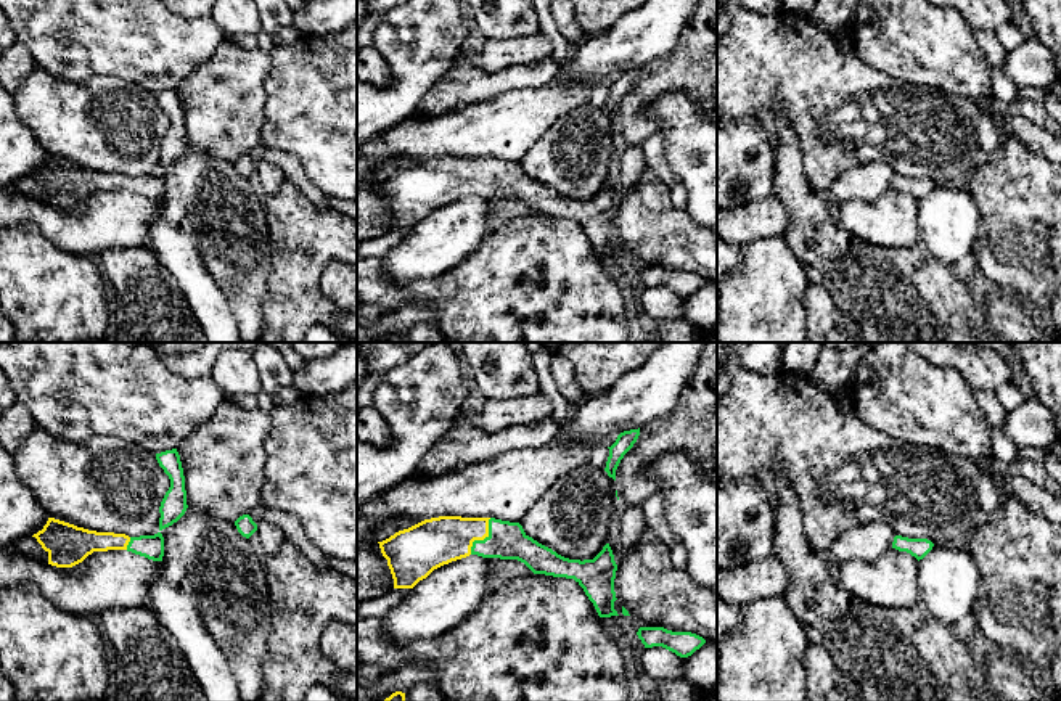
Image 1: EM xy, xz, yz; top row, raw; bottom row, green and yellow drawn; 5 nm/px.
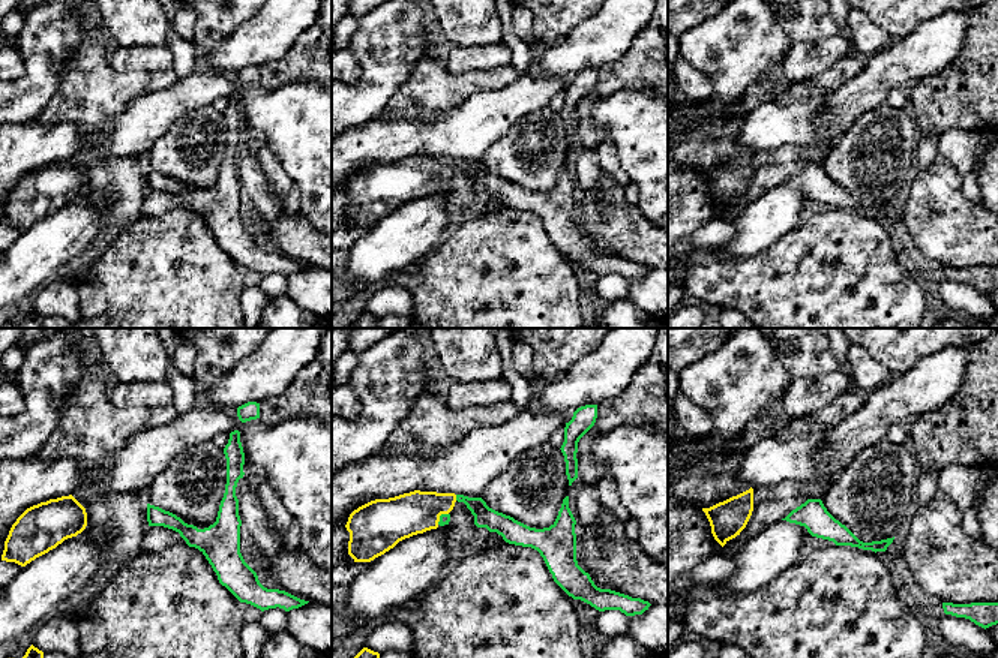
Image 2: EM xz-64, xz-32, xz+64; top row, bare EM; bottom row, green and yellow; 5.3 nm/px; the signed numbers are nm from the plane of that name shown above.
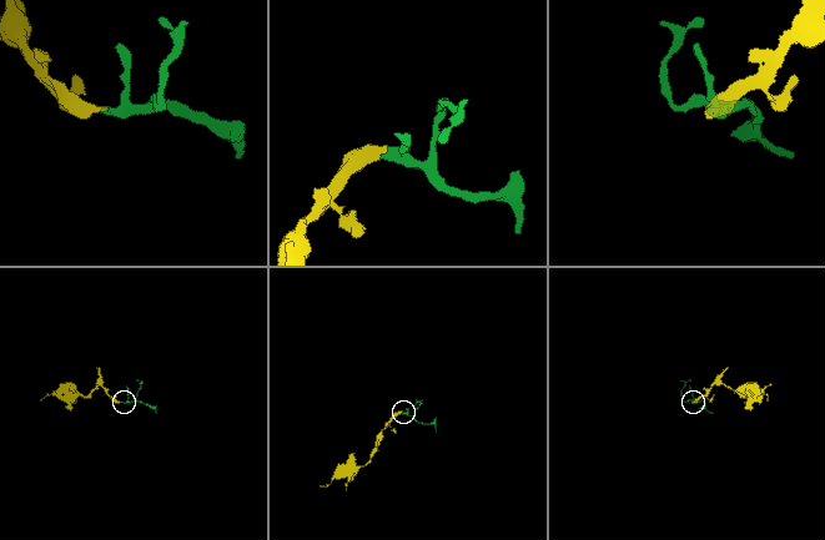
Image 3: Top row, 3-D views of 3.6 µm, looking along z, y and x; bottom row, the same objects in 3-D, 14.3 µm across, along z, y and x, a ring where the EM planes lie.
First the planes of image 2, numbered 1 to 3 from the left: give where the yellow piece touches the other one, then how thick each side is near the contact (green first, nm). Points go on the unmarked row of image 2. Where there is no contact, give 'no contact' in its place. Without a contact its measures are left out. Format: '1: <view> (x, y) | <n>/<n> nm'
1: no contact
2: xz-32 (456, 162) | 110/220 nm
3: no contact

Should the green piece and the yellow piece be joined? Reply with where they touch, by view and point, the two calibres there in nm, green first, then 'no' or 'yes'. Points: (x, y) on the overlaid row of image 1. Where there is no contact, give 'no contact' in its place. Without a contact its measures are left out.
contact xz (484, 539); calibres 190 and 240 nm; yes

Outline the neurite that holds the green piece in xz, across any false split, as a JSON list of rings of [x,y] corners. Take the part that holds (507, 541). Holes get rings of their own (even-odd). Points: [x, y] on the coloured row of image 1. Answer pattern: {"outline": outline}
{"outline": [[[439,516],[421,523],[410,518],[376,527],[394,588],[413,588],[434,569],[477,555],[518,560],[534,574],[574,579],[600,617],[619,616],[614,609],[617,564],[609,543],[593,560],[569,560],[529,537],[519,523],[495,518]]]}

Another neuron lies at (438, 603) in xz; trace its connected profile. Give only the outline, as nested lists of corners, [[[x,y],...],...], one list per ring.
[[[469,555],[434,569],[420,580],[408,596],[394,609],[381,616],[383,637],[397,646],[410,645],[413,640],[434,638],[457,627],[490,593],[487,585],[489,558]]]

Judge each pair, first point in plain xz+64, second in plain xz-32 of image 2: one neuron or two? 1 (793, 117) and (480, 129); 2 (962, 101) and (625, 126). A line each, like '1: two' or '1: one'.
1: one
2: two

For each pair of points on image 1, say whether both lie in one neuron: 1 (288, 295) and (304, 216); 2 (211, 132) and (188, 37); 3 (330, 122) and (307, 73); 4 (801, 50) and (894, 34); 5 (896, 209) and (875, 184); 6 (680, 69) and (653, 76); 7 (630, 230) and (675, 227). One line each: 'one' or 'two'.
1: one
2: two
3: one
4: two
5: two
6: one
7: one

